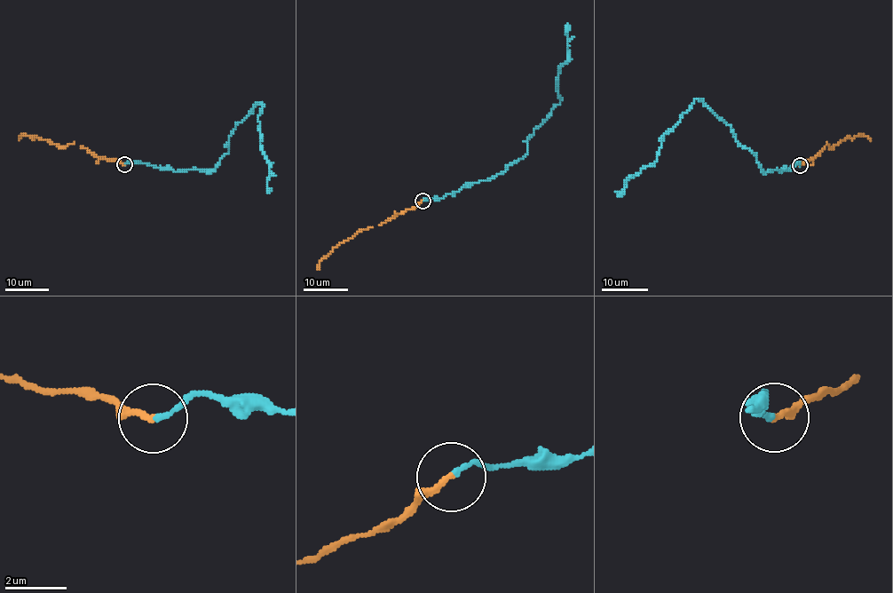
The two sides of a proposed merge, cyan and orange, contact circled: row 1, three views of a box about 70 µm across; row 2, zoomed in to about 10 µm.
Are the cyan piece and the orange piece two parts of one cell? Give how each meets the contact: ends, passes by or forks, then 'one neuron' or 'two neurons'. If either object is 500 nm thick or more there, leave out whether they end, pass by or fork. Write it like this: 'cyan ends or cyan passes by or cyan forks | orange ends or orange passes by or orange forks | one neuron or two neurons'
cyan ends | orange ends | one neuron

